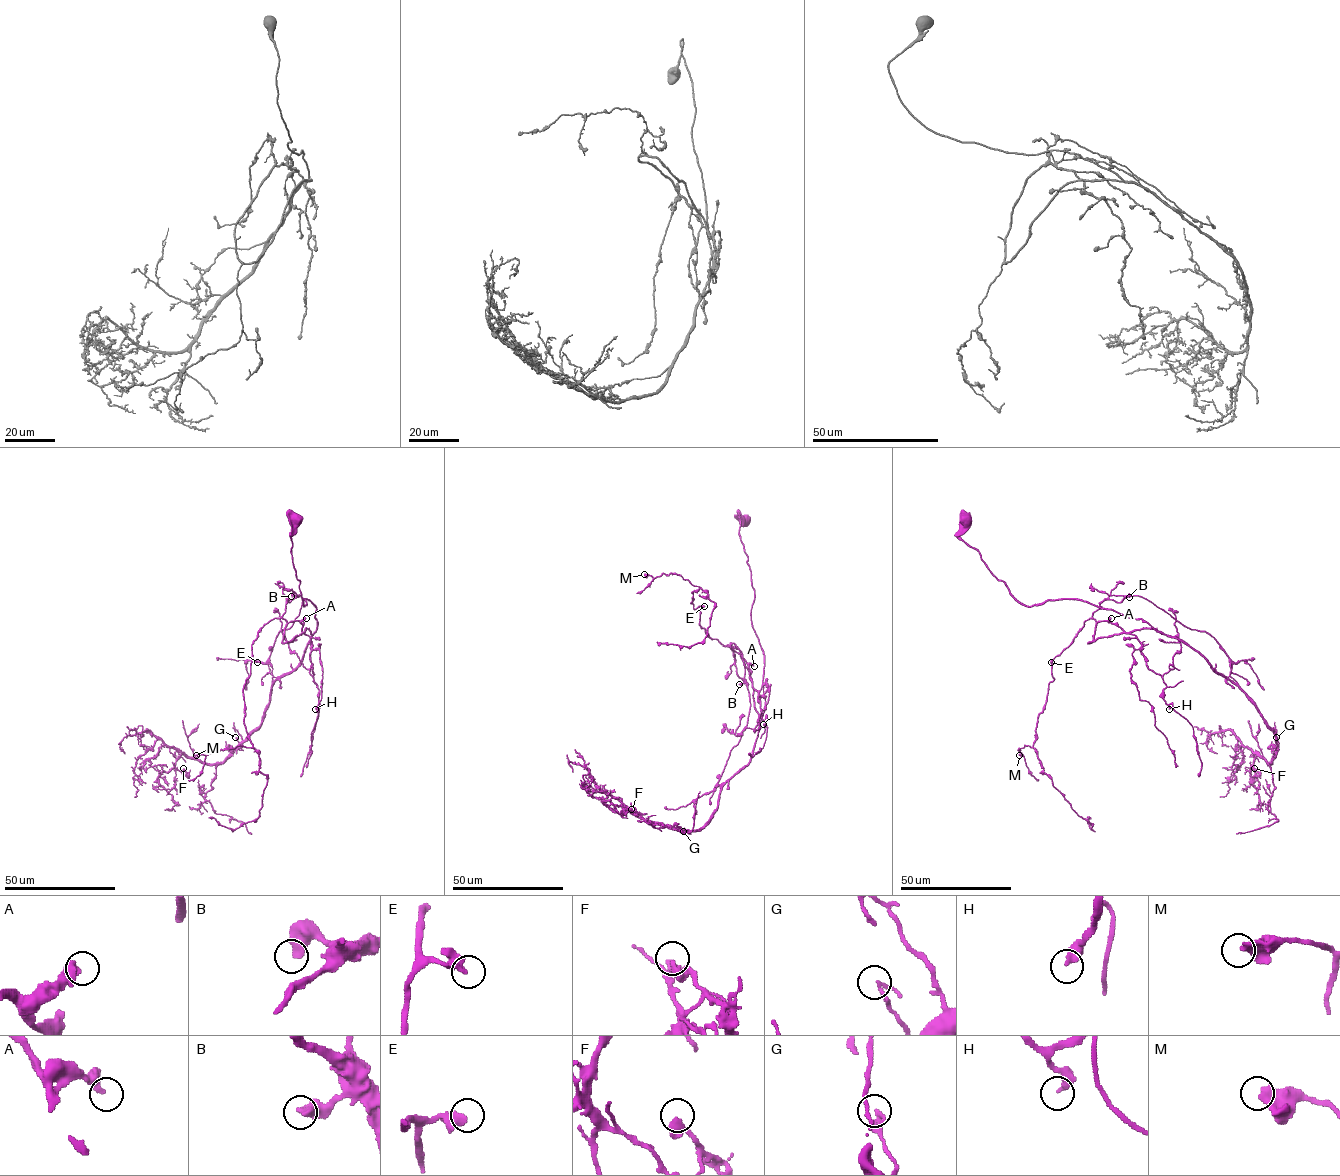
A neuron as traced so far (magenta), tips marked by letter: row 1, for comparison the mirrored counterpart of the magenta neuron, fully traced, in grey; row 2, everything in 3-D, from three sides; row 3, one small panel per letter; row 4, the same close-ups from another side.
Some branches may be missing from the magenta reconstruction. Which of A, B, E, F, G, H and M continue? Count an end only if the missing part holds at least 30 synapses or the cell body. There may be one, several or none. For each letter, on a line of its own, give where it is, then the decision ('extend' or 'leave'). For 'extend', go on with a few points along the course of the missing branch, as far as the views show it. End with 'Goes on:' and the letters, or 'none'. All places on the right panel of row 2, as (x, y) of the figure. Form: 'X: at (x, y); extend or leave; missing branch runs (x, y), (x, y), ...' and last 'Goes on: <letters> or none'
A: at (1111, 618); leave
B: at (1129, 597); leave
E: at (1051, 662); leave
F: at (1254, 768); leave
G: at (1276, 737); leave
H: at (1169, 709); leave
M: at (1019, 755); leave
Goes on: none

